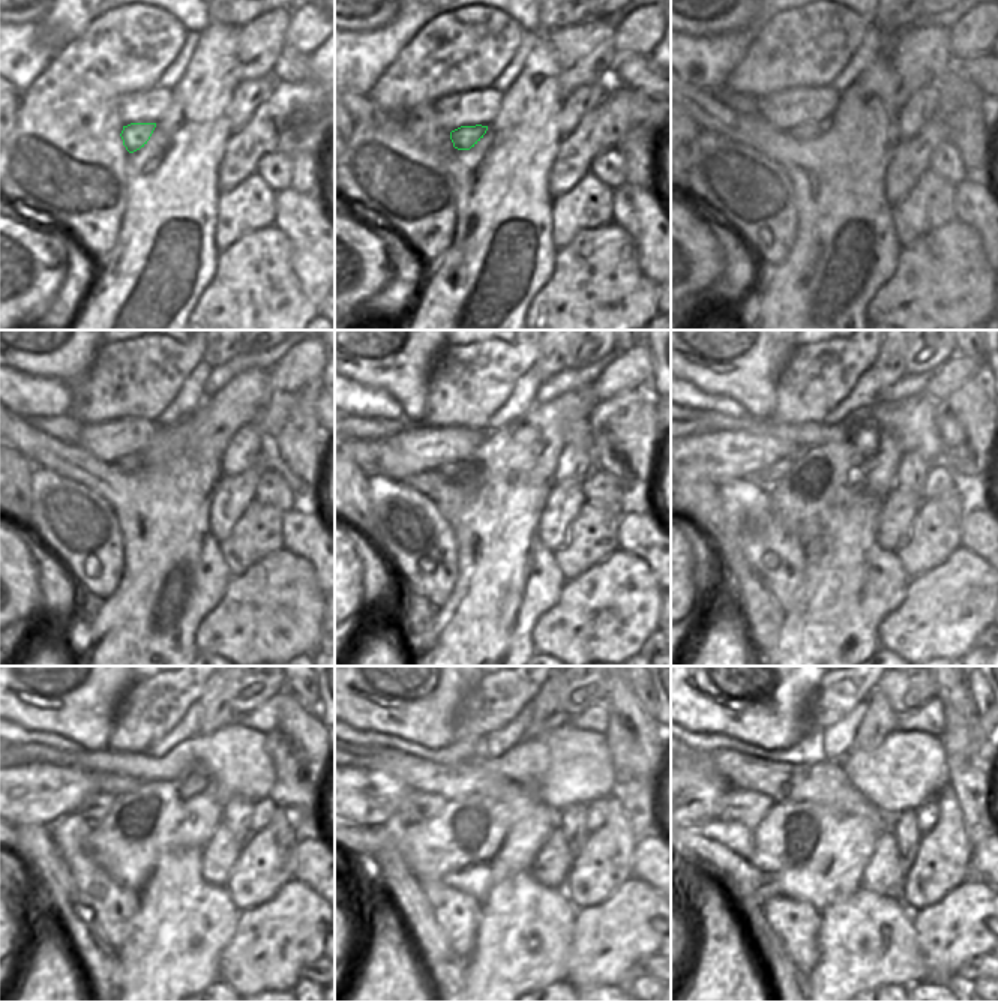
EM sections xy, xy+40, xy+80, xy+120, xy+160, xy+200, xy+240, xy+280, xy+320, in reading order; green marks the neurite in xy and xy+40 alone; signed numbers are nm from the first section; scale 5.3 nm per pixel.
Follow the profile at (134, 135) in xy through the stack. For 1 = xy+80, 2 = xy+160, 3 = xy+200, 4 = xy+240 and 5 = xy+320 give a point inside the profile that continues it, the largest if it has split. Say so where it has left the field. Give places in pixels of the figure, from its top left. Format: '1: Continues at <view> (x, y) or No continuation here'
1: Continues at xy+80 (808, 131)
2: Continues at xy+160 (449, 470)
3: Continues at xy+200 (775, 473)
4: Continues at xy+240 (95, 807)
5: Continues at xy+320 (742, 806)

